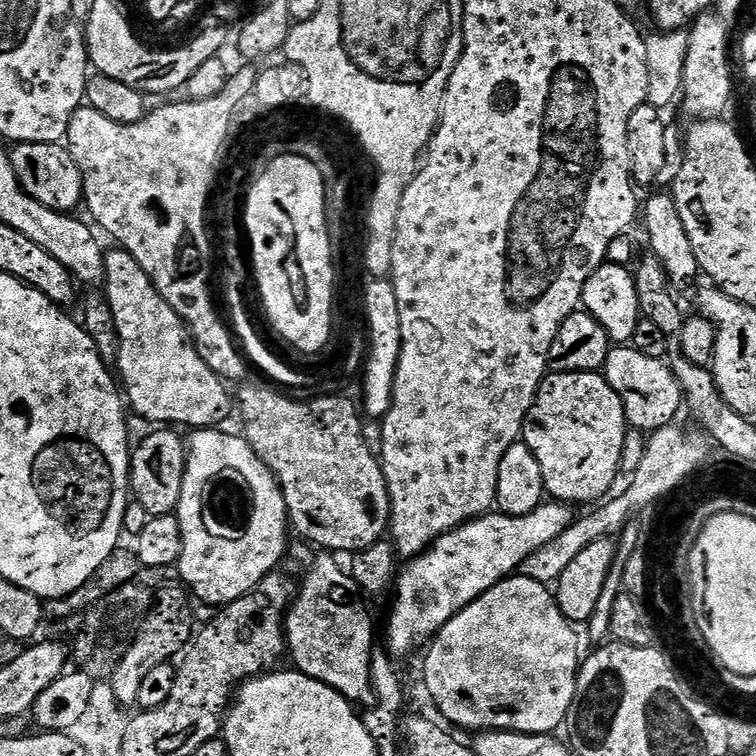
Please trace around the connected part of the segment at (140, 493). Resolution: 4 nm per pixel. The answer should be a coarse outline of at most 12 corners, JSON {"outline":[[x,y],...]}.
{"outline":[[158,428],[130,454],[129,487],[150,518],[175,513],[187,443]]}

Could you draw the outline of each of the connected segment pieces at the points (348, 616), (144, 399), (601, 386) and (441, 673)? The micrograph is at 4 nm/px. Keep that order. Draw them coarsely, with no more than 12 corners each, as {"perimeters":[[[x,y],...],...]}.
{"perimeters":[[[318,555],[285,616],[297,671],[376,703],[372,618]],[[128,252],[104,257],[131,411],[223,425],[225,381]],[[599,371],[545,375],[522,443],[545,493],[592,506],[629,430]],[[513,574],[424,660],[472,734],[567,721],[580,640],[549,585]]]}

